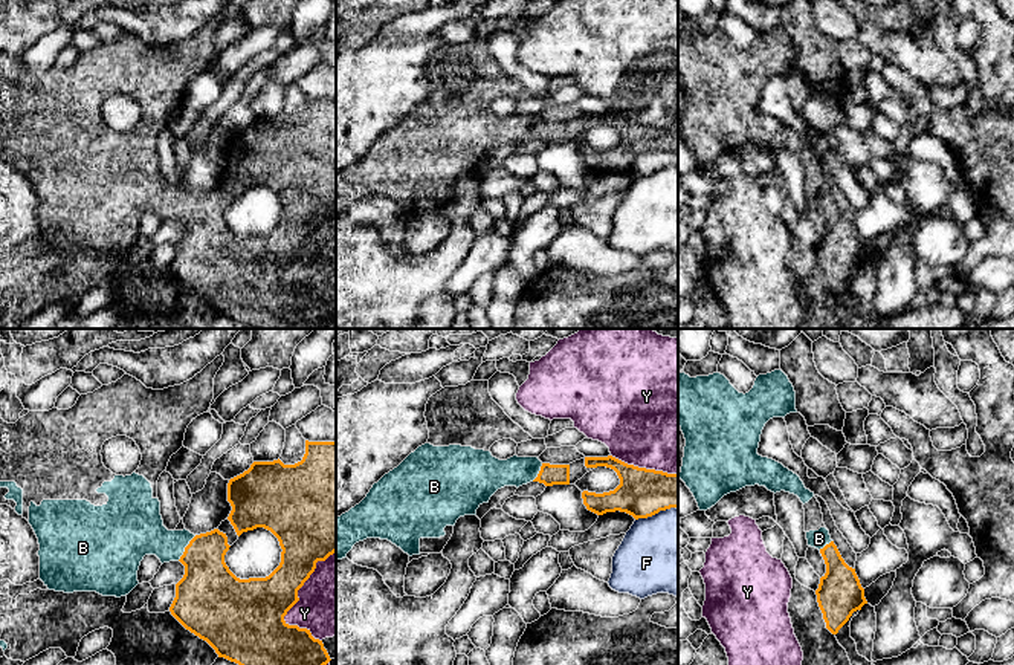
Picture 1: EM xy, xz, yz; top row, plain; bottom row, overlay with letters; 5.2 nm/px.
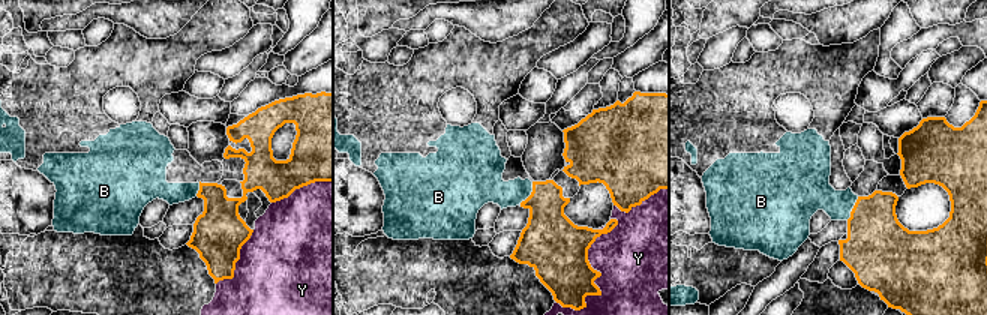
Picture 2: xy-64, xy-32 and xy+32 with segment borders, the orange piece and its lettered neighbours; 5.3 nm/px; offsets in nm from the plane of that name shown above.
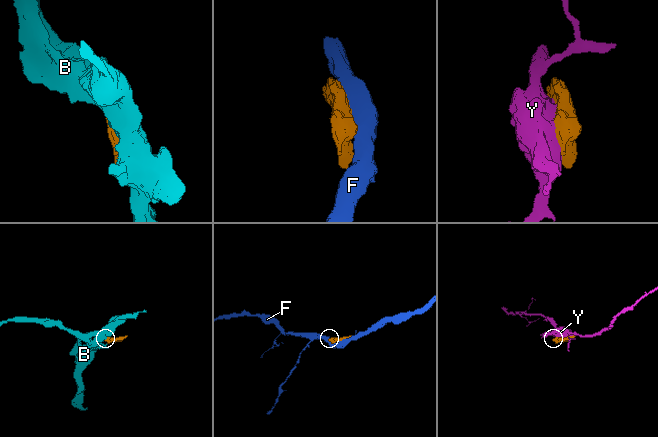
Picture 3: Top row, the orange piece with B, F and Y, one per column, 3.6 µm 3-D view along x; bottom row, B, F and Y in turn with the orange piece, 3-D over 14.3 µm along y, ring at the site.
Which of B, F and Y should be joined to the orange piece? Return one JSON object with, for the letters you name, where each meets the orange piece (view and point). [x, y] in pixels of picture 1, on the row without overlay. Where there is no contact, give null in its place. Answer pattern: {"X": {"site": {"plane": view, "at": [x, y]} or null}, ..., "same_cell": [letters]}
{"B": {"site": {"plane": "xy", "at": [185, 205]}}, "same_cell": ["B"]}

